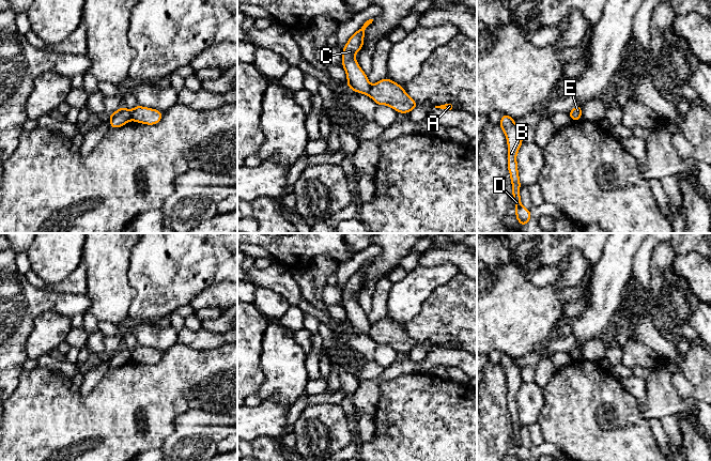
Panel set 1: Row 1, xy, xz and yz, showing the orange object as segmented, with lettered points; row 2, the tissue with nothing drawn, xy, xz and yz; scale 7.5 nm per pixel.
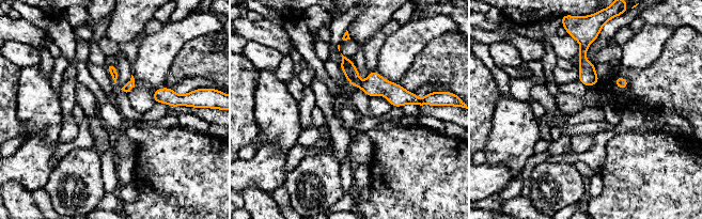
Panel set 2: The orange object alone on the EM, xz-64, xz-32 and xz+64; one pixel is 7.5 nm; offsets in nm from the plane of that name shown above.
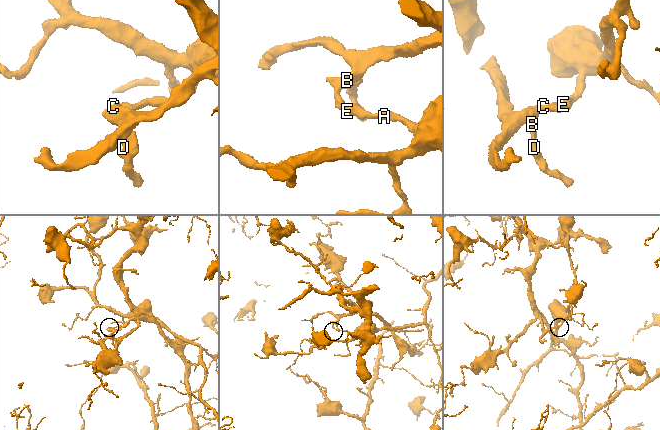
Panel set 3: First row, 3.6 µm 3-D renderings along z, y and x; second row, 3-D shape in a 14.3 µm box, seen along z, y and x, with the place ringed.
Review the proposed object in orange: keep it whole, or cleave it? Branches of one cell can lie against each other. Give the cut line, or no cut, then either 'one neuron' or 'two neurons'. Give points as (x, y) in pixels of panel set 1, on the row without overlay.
cut in xz along (370, 325), (366, 333); two neurons

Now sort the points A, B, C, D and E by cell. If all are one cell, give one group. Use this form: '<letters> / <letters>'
A E / B C D

